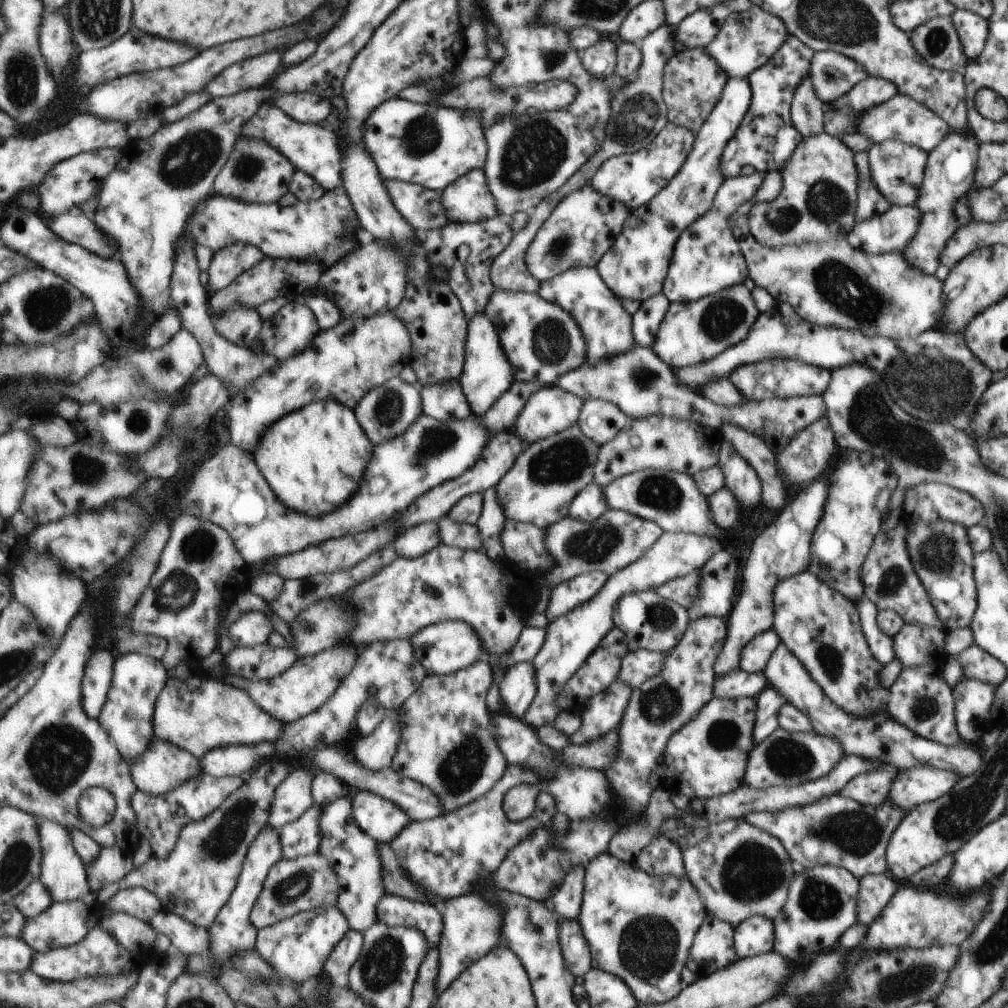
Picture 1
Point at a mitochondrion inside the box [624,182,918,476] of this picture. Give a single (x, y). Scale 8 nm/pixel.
(836, 284)

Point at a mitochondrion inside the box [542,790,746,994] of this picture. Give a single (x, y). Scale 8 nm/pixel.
(647, 945)

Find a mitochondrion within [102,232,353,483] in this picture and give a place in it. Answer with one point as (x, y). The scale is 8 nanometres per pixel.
(137, 423)

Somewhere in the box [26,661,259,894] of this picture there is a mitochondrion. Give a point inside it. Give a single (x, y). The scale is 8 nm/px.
(224, 840)

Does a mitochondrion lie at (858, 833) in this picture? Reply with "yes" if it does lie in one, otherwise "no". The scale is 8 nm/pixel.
yes

